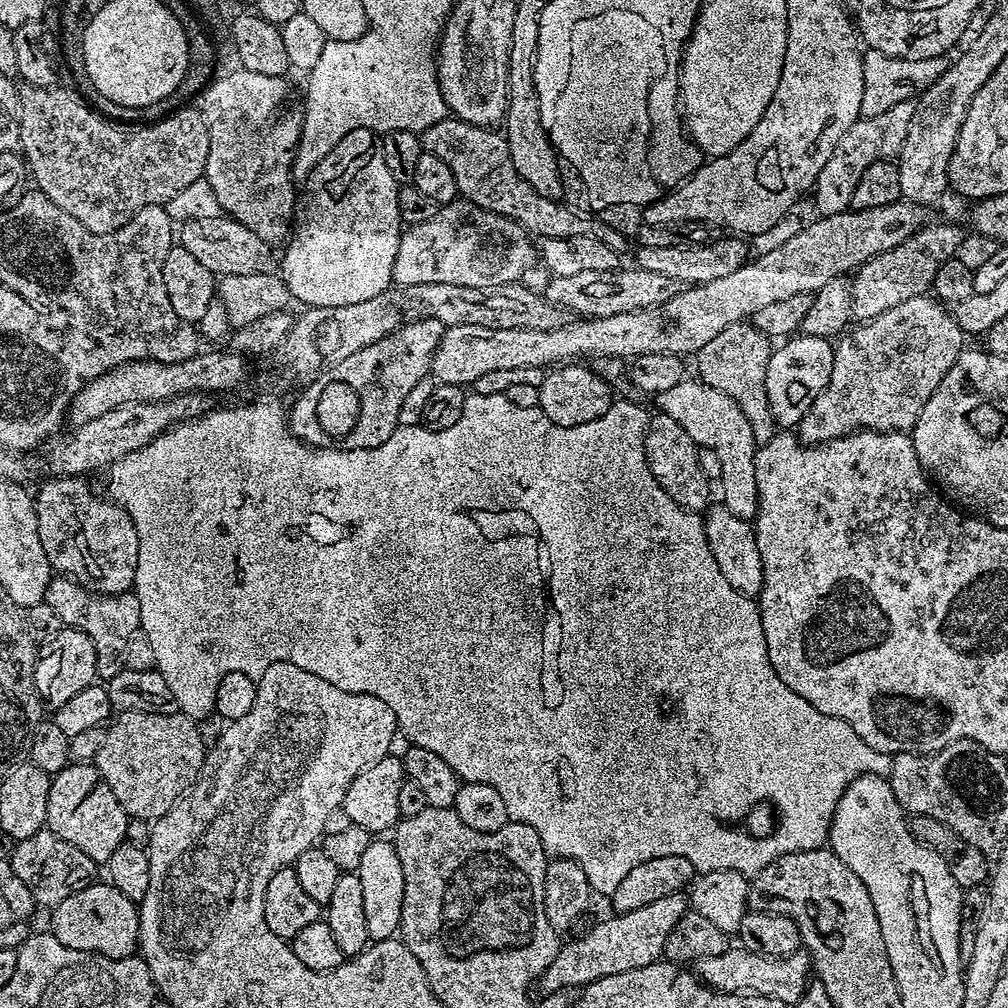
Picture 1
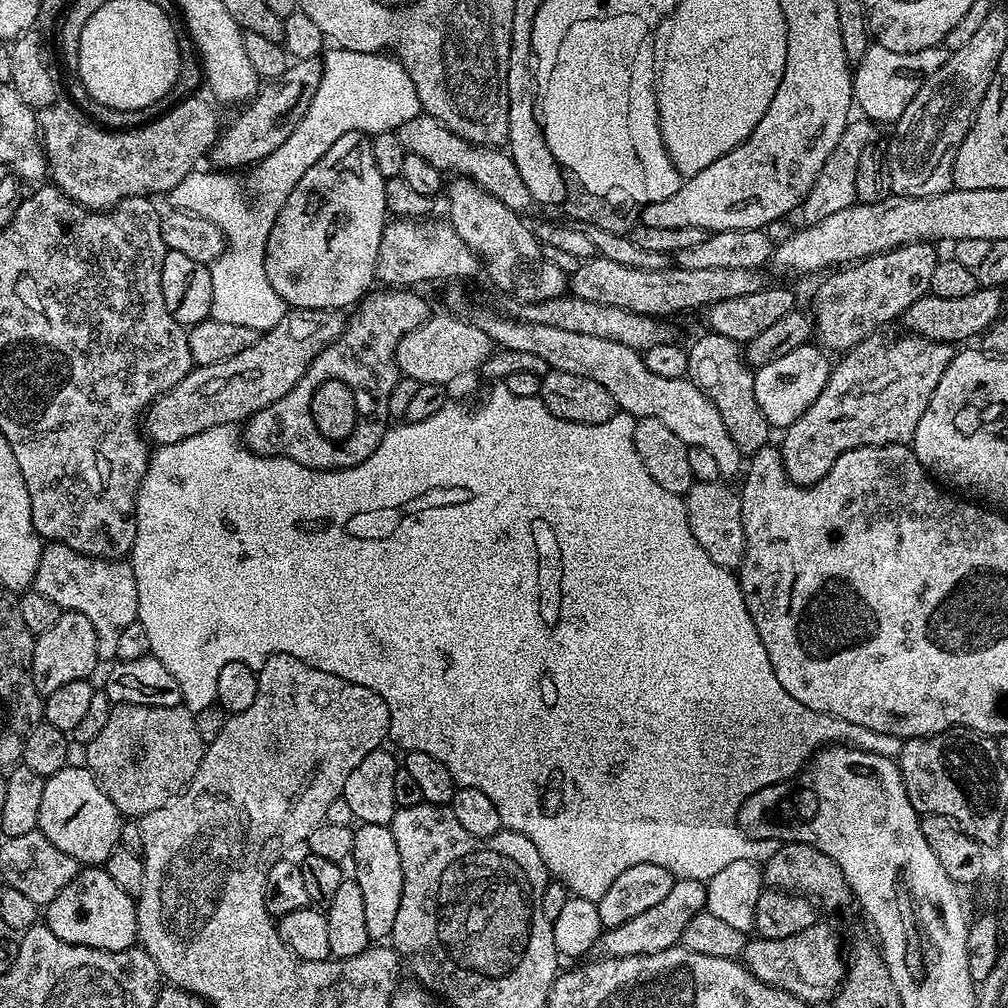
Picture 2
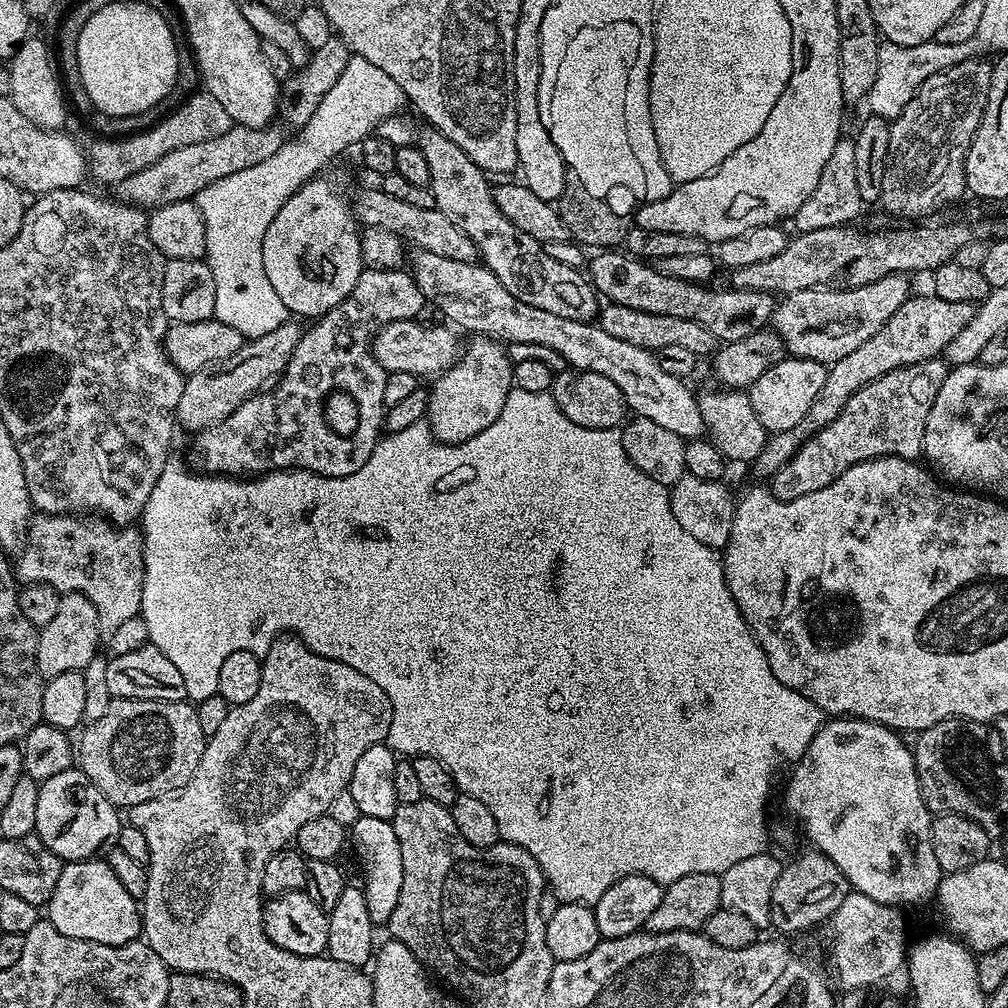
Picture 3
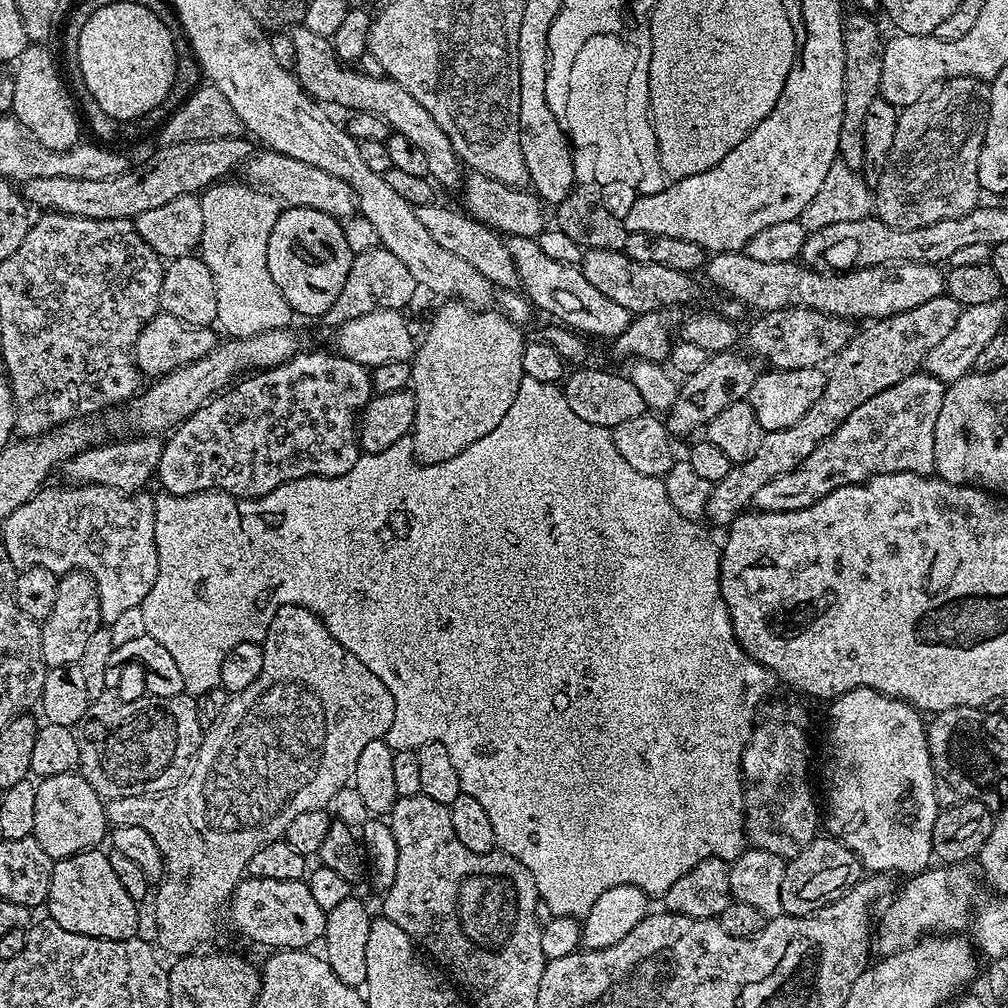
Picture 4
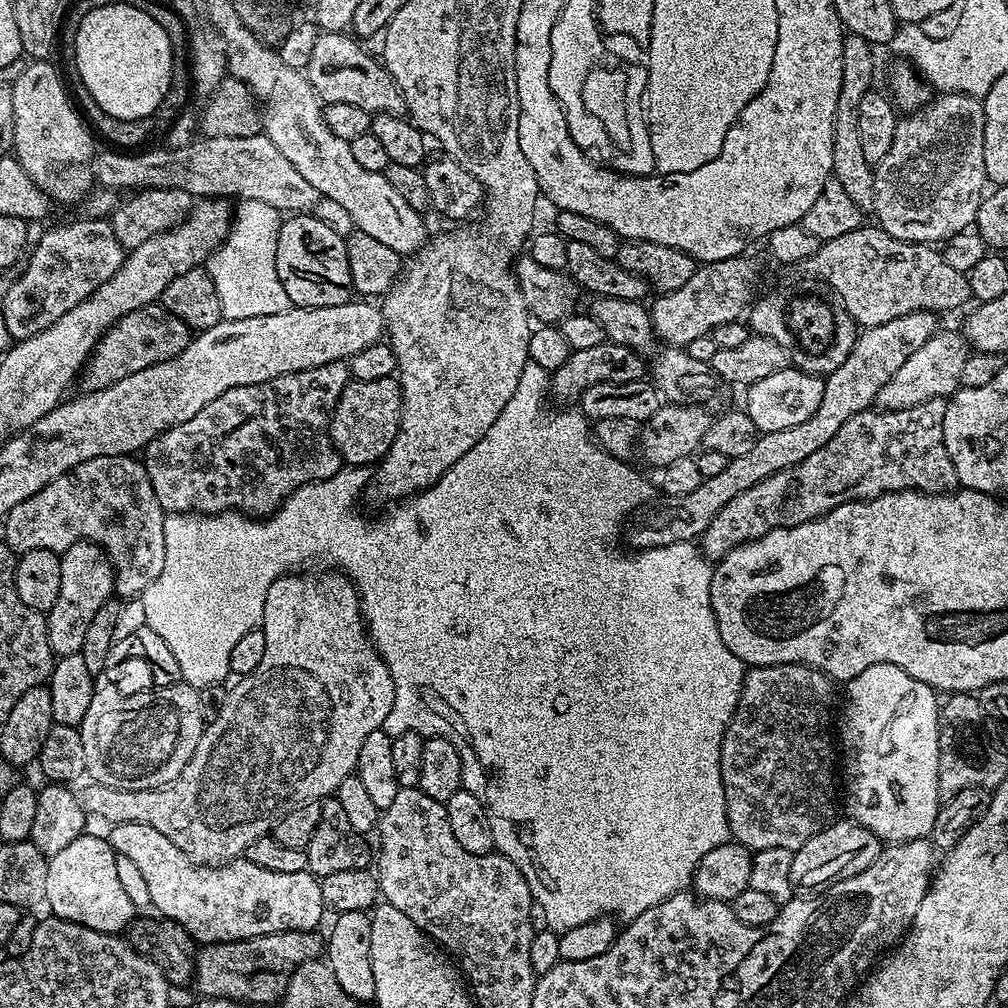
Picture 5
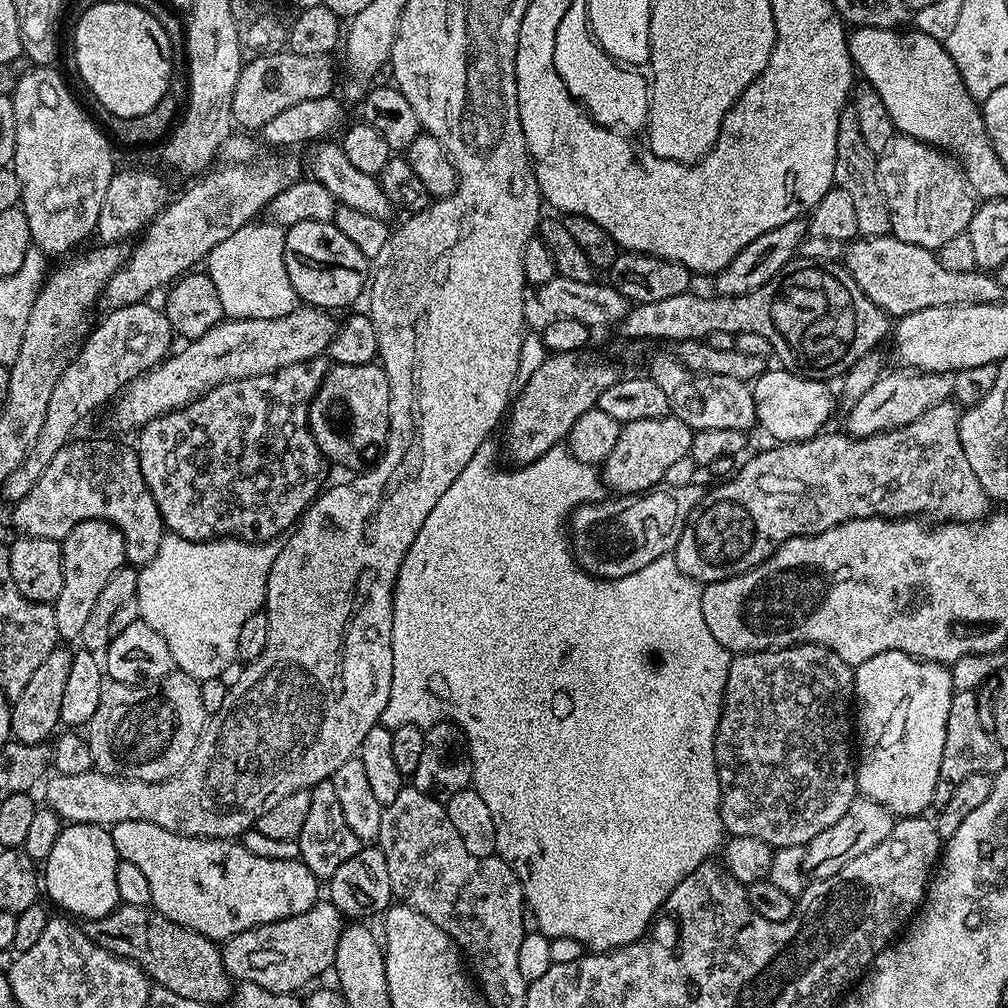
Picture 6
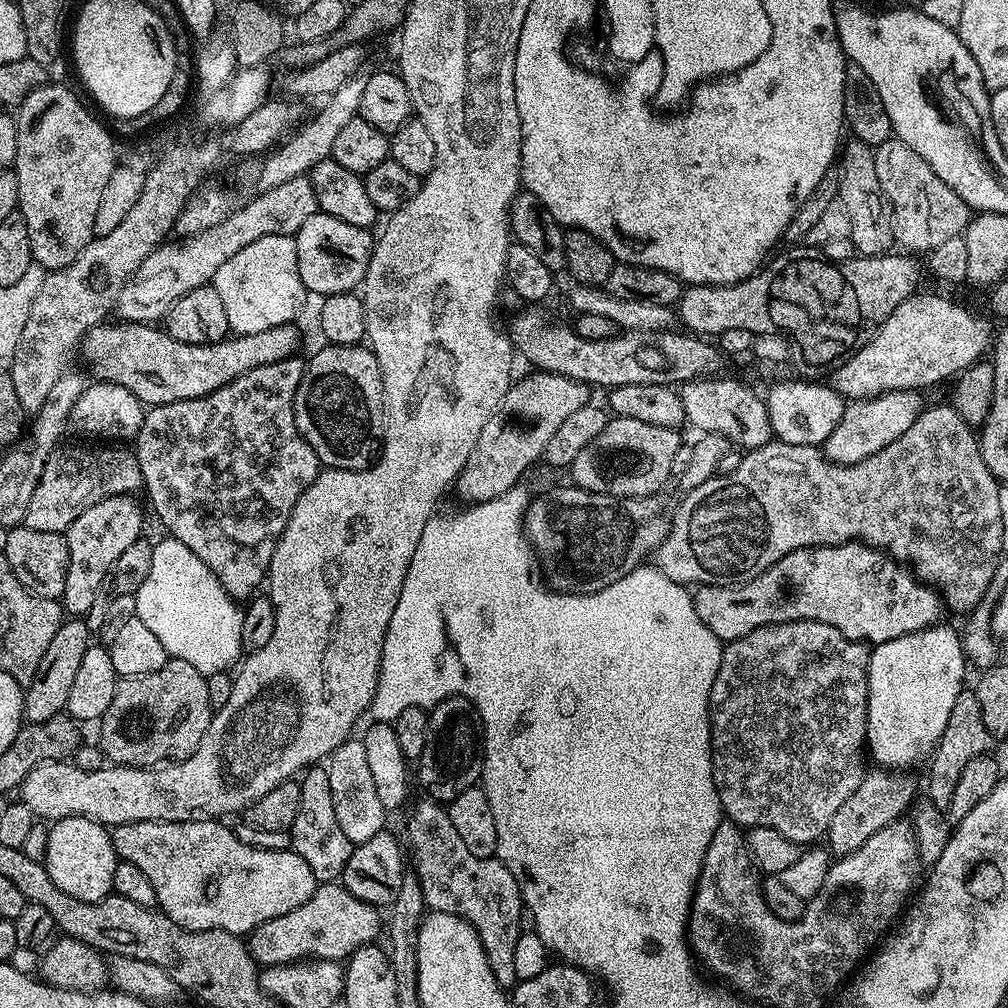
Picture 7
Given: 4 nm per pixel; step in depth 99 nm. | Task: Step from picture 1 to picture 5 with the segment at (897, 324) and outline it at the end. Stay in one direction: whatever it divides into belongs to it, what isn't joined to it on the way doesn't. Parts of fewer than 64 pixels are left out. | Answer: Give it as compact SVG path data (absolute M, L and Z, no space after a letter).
M930 398L918 406L902 410L869 410L854 414L854 418L850 418L850 422L846 422L846 426L842 426L842 430L838 430L838 434L834 434L834 438L822 446L822 450L810 454L806 462L798 462L798 466L774 473L770 478L758 482L758 486L750 486L750 490L727 502L703 532L704 555L709 561L718 561L747 540L762 538L775 528L789 528L816 520L846 502L873 500L887 492L957 491L954 462L950 462L950 454L946 454L946 442L942 438L942 418L946 418L947 405L945 398Z

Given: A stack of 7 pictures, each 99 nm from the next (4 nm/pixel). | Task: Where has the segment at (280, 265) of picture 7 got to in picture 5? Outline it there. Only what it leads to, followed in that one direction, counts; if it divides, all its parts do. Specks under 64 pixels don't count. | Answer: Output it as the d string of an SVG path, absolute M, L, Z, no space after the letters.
M242 200L235 205L232 229L206 265L214 290L218 290L225 320L262 318L266 314L282 314L289 308L288 295L276 269L281 223L282 214L274 206L253 200Z

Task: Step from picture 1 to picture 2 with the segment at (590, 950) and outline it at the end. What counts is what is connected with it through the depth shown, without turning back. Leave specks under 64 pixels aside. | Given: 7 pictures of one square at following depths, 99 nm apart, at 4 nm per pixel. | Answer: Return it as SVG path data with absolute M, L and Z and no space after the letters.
M677 879L670 888L670 894L651 906L650 910L635 915L620 926L607 929L599 939L599 951L602 950L604 956L626 958L638 954L656 954L658 950L677 947L682 938L682 930L686 930L690 918L705 911L705 902L706 887L701 881Z

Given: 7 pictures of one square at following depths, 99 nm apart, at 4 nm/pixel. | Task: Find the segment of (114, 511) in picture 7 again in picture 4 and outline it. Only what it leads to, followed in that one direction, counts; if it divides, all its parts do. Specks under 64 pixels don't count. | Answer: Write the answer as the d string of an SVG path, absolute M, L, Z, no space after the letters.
M65 572L58 582L58 599L54 610L40 624L42 634L42 658L49 668L78 664L86 651L86 642L94 630L102 627L100 618L100 595L92 577L86 572Z

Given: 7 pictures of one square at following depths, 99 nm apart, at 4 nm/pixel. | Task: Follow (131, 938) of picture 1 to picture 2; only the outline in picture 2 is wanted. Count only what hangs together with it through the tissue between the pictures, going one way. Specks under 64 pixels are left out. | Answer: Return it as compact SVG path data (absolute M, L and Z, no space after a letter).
M84 866L77 871L76 877L70 882L70 886L62 886L62 890L46 906L46 923L48 928L62 942L70 942L78 946L92 946L98 950L126 950L133 947L138 940L138 921L136 919L137 901L121 890L115 882L110 879L110 874L104 872L100 866Z

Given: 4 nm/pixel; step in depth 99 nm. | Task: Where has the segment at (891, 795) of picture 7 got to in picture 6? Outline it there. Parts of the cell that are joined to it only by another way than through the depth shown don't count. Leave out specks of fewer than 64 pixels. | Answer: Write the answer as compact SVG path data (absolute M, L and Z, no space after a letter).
M857 798L850 806L850 810L846 810L846 814L842 814L842 818L834 822L834 826L826 826L826 830L822 830L822 834L814 837L805 847L805 873L809 877L826 879L825 881L835 877L846 866L846 862L854 862L858 854L866 854L866 850L874 850L874 846L878 846L878 842L882 842L882 838L890 834L893 823L894 817L888 809L867 798Z

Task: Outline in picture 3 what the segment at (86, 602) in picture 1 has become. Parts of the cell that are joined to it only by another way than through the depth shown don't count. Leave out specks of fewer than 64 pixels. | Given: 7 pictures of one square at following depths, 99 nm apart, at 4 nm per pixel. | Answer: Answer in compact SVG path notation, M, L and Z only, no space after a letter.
M43 514L33 515L32 519L28 522L28 533L24 535L24 547L19 549L18 557L20 556L20 561L15 561L14 564L14 575L19 581L21 585L25 584L49 584L50 586L54 586L57 592L63 594L65 592L82 592L86 598L90 598L90 602L94 602L94 610L98 610L98 622L100 623L100 635L101 637L107 638L114 634L114 630L118 626L122 626L122 622L128 621L130 618L134 618L135 616L140 615L140 603L142 602L142 594L140 591L142 590L142 586L144 585L144 537L142 535L141 529L136 526L113 526L109 521L103 518L95 518L96 520L88 520L92 518L85 518L80 514L69 514L66 516L46 516Z

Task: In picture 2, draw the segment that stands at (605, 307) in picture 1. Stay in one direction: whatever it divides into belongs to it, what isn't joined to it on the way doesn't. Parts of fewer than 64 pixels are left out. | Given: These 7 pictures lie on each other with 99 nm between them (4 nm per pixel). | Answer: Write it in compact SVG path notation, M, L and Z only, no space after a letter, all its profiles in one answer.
M597 254L591 260L583 261L580 269L571 273L570 292L586 302L602 302L606 306L620 306L638 314L669 318L675 312L684 312L687 308L704 310L709 304L726 302L726 298L754 294L766 284L760 275L757 270L711 267L707 270L679 266L670 266L666 270L638 270L630 266L618 266L618 262L610 262L610 258Z

